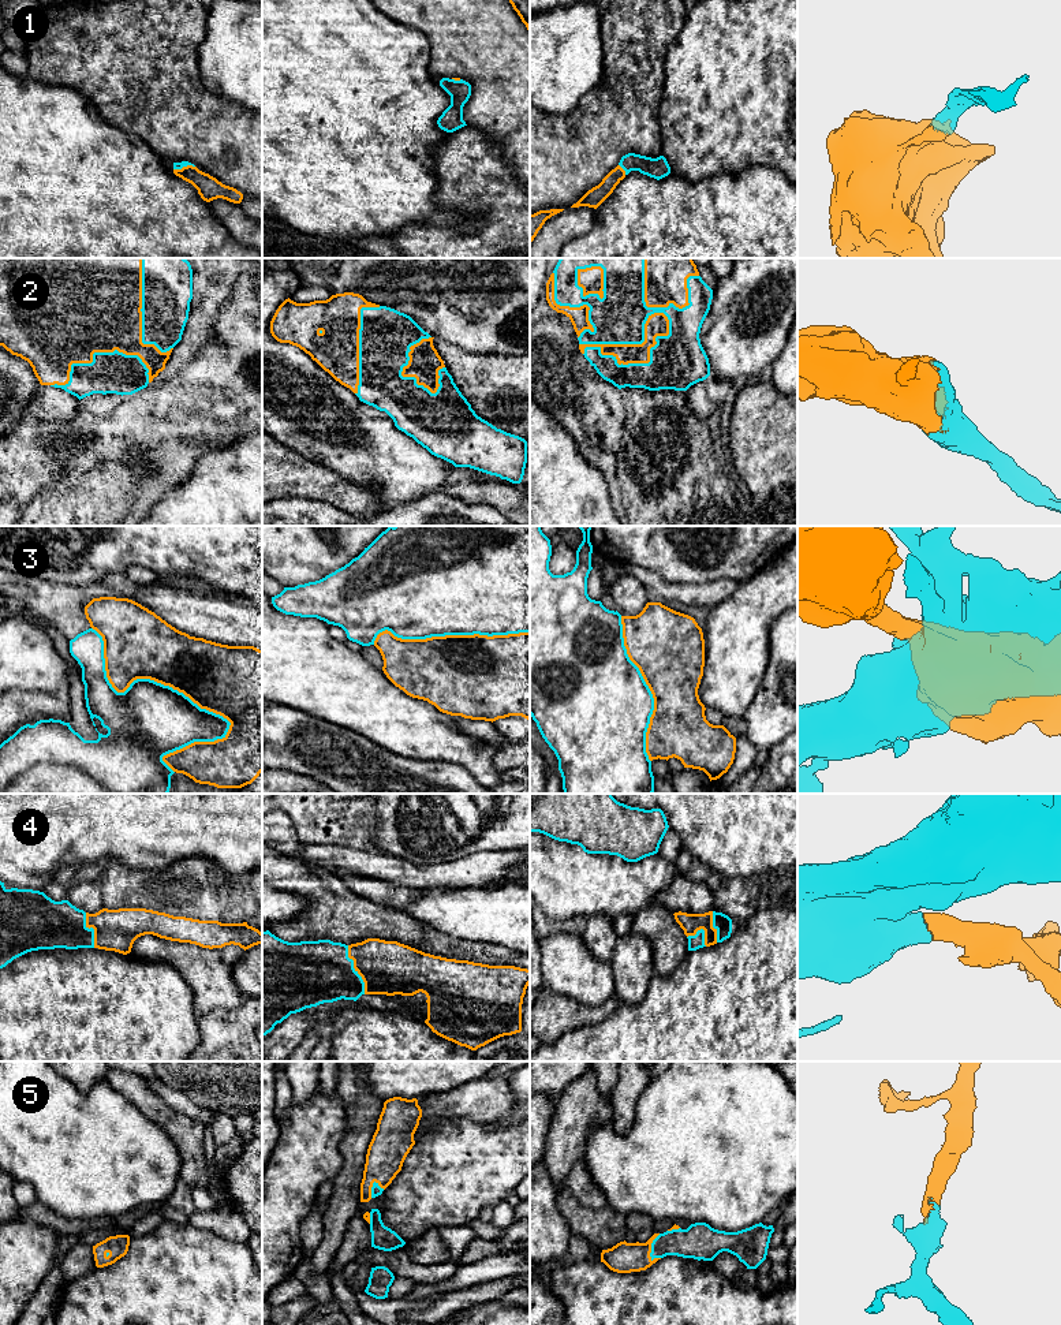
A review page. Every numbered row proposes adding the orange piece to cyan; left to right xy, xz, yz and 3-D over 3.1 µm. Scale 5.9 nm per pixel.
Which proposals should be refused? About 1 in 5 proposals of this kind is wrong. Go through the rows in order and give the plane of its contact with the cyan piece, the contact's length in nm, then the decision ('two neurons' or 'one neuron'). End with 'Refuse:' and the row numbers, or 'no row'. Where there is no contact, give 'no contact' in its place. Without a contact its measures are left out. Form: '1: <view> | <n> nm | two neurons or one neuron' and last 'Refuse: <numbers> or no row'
1: yz | 80 nm | one neuron
2: yz | 550 nm | one neuron
3: xy | 1000 nm | two neurons
4: xz | 300 nm | one neuron
5: yz | 180 nm | one neuron
Refuse: 3

